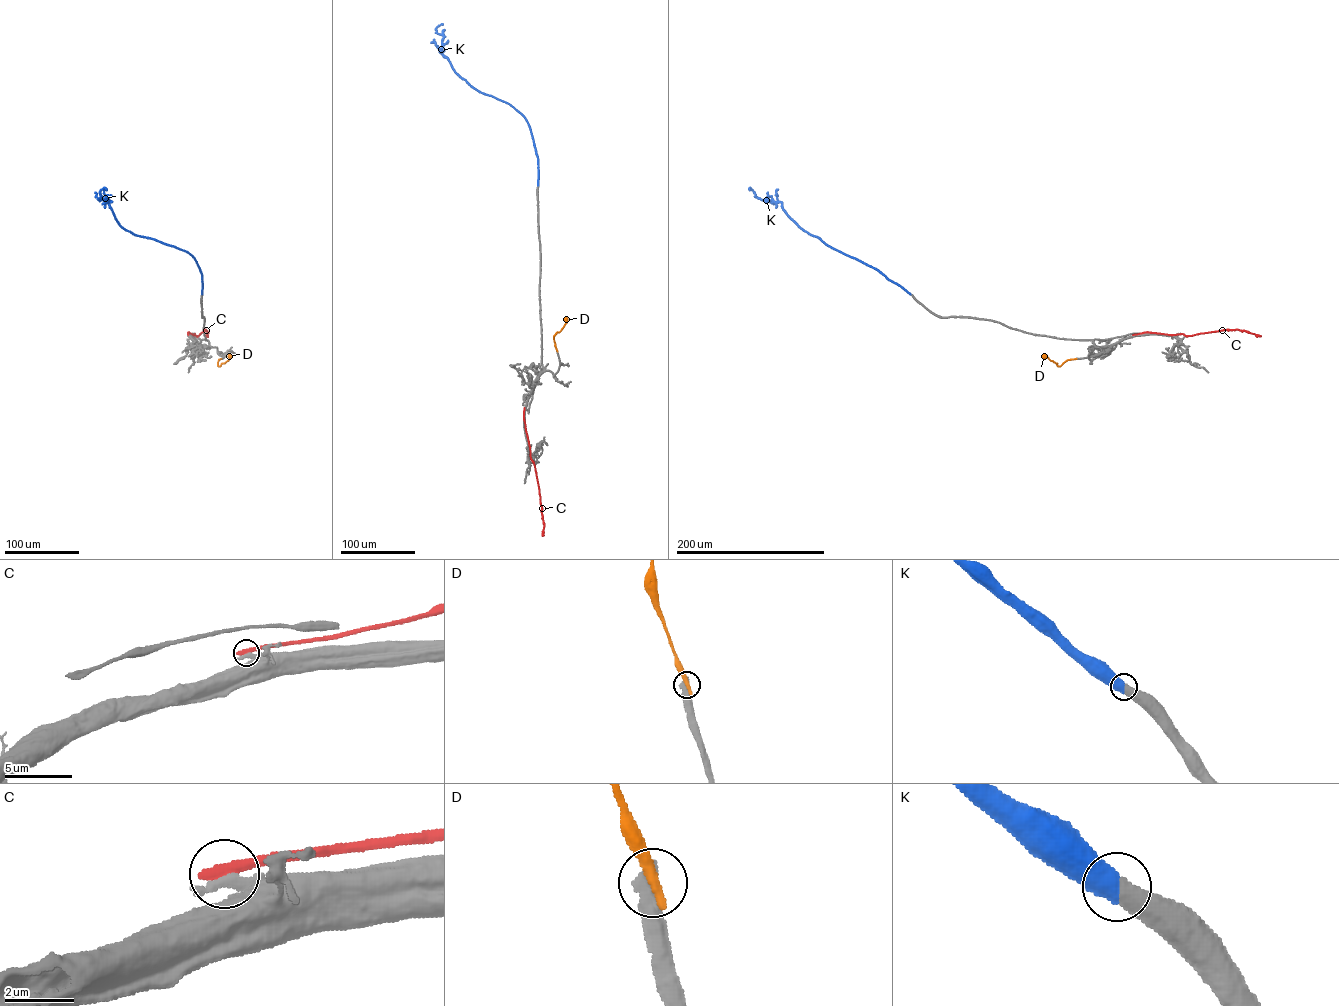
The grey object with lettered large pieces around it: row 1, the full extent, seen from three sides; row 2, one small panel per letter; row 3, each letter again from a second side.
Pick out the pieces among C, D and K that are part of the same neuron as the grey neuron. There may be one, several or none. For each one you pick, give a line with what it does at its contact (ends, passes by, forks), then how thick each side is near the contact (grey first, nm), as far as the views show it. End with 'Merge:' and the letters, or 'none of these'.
K: it ends | 550/600 nm
Merge: K

